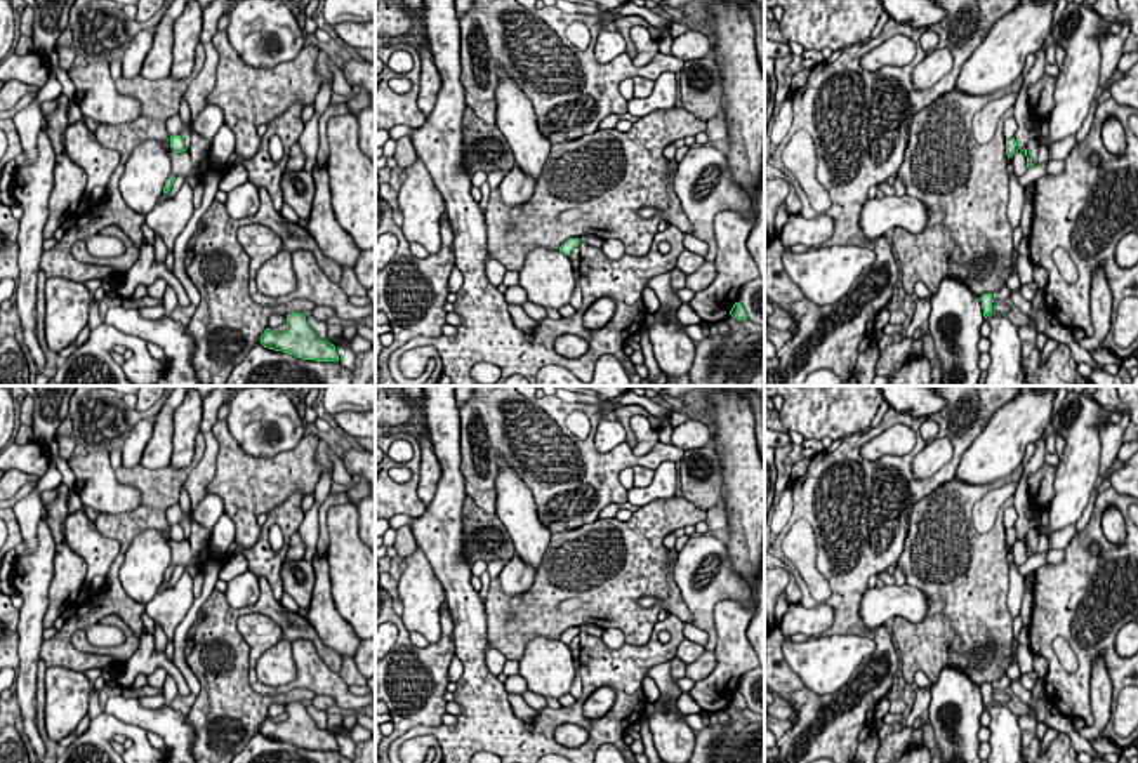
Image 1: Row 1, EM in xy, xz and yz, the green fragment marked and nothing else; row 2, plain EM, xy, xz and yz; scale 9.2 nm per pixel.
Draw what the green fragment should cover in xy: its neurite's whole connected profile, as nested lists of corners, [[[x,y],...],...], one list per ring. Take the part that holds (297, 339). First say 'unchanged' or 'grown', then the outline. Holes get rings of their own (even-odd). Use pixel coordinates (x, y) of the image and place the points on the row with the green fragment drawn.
unchanged | [[[290,313],[285,322],[288,327],[281,334],[275,334],[271,328],[264,330],[259,339],[264,348],[283,351],[302,360],[339,362],[335,346],[327,339],[318,339],[304,315]]]

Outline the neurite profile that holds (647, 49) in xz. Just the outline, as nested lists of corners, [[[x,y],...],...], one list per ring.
[[[643,26],[631,28],[631,38],[638,47],[638,54],[632,59],[634,66],[648,64],[658,52],[658,42],[650,36],[650,31]]]

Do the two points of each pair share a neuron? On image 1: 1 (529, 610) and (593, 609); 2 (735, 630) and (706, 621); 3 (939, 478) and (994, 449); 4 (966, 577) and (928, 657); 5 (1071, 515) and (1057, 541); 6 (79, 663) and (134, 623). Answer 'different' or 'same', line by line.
1: same
2: different
3: different
4: same
5: different
6: same

